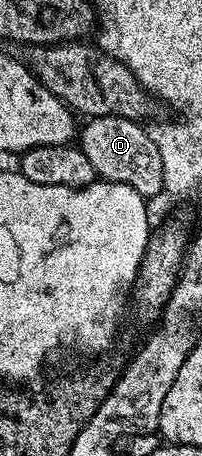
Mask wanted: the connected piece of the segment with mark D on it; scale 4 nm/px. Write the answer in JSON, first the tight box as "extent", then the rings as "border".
{"extent":[79,115,165,197],"border":[[[94,115],[86,123],[89,124],[79,131],[79,146],[102,180],[131,185],[131,189],[146,197],[165,191],[163,157],[159,157],[152,134],[144,131],[138,120],[118,115]]]}

